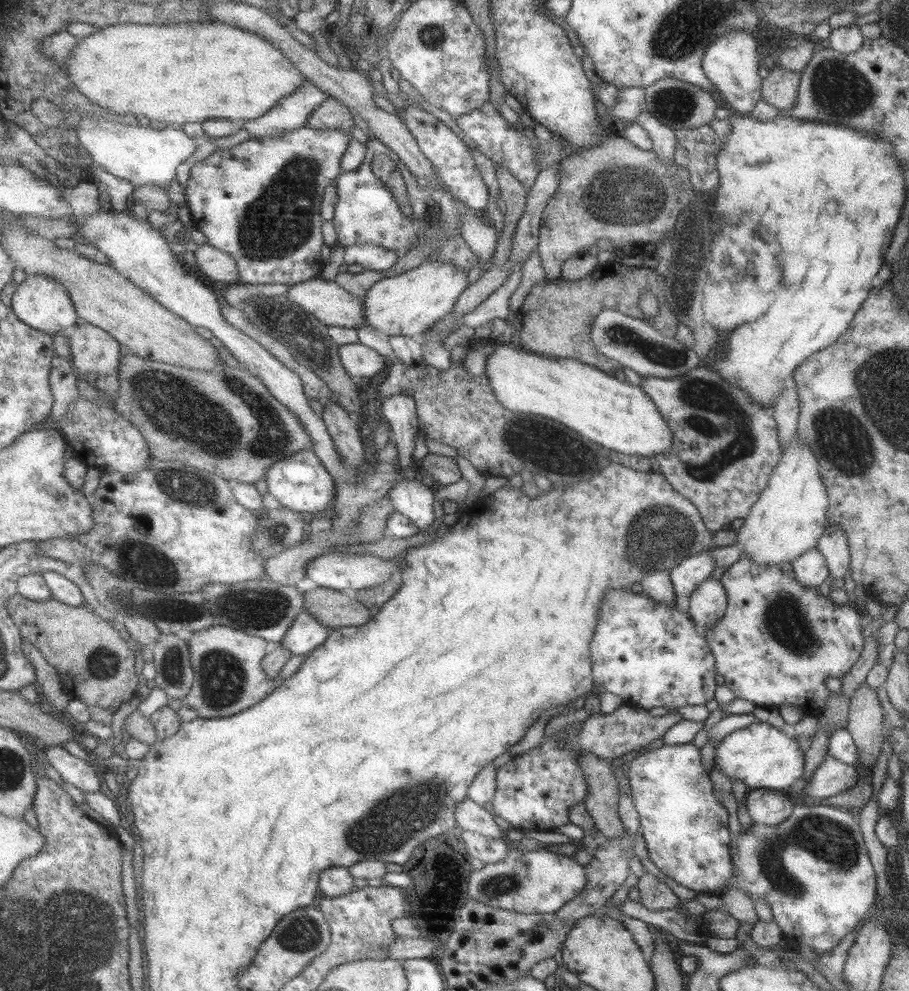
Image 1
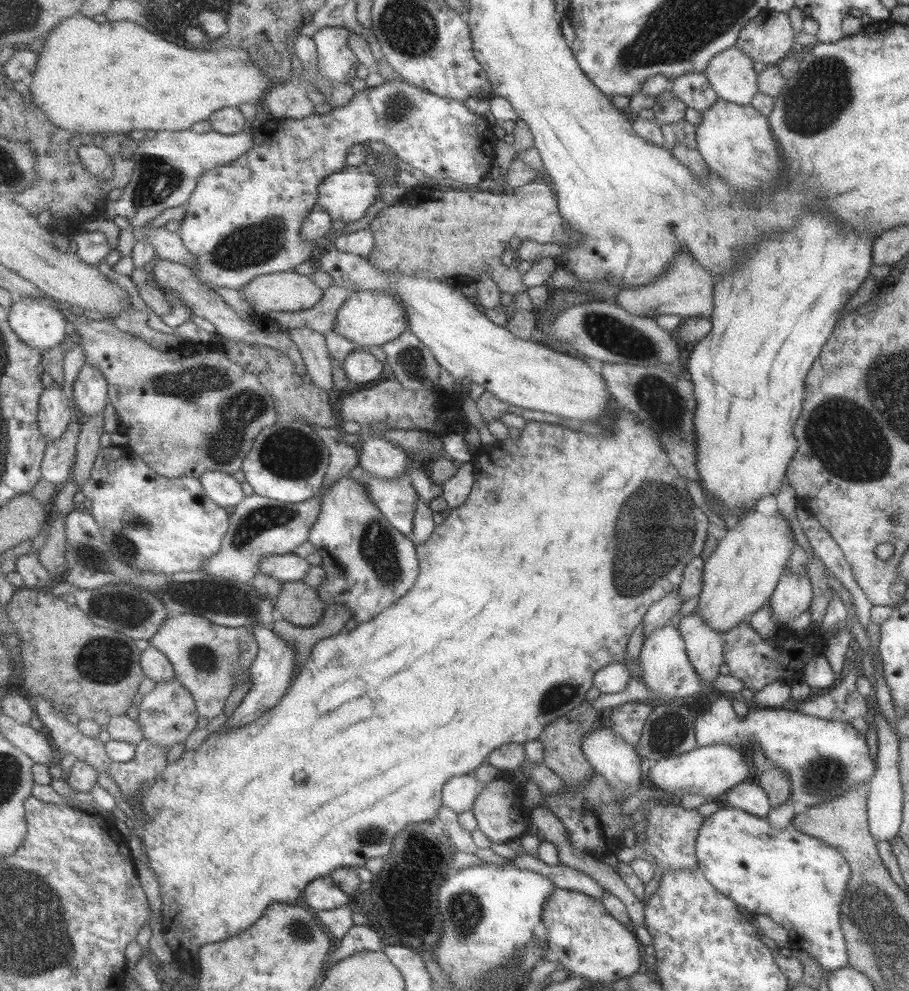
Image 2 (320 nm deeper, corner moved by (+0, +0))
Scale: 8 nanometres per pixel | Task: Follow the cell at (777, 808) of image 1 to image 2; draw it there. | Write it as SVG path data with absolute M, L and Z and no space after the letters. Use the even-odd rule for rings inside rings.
M754 779L738 782L727 790L725 802L728 806L743 810L761 818L771 810L769 799L764 790L755 783Z

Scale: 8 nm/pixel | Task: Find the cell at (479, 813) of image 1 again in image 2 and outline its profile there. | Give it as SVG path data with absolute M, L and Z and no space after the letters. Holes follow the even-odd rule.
M457 775L445 783L443 792L444 805L460 814L472 811L477 798L490 783L491 781L484 783L478 780L475 775Z

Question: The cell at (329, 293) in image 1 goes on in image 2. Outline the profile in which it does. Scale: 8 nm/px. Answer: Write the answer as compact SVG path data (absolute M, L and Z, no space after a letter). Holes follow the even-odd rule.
M294 271L264 274L241 288L256 313L268 316L269 312L297 312L313 308L323 297L319 288L307 275Z

